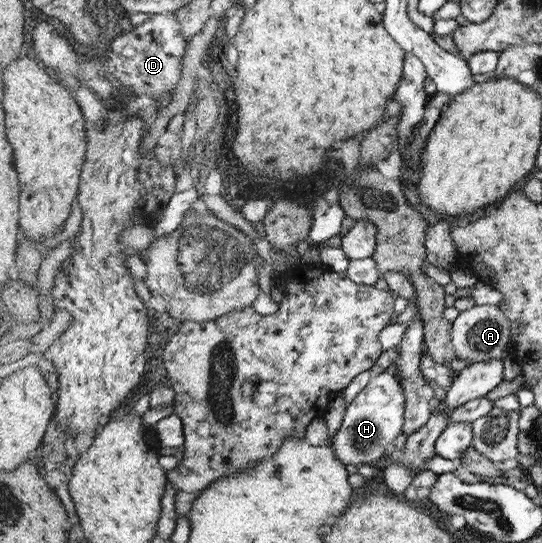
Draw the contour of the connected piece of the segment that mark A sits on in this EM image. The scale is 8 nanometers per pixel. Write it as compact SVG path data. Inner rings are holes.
M474 305L472 308L460 311L456 320L452 322L451 343L456 358L465 359L470 363L503 361L510 354L511 320L494 305Z

